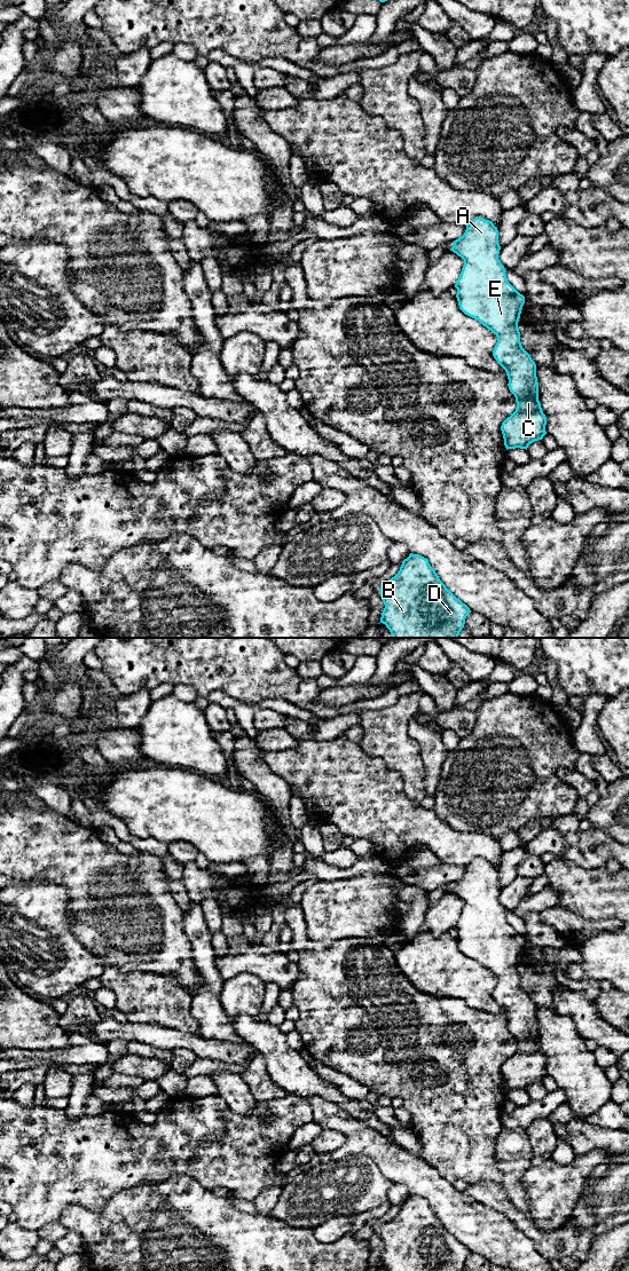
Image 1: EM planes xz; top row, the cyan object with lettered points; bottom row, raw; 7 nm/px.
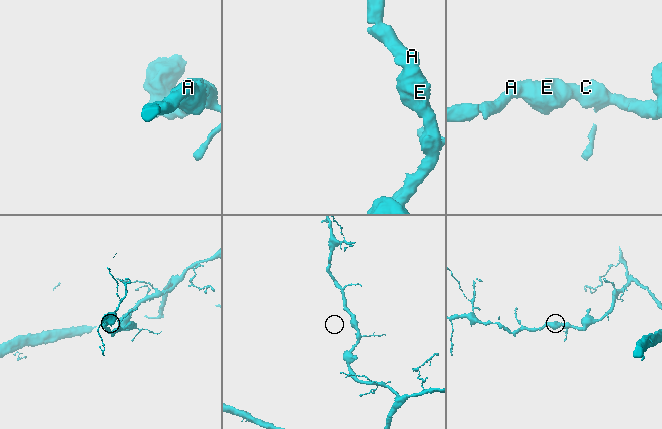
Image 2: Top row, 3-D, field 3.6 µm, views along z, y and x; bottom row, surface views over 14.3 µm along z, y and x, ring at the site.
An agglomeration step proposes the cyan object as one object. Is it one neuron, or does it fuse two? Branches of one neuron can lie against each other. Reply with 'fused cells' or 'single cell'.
single cell

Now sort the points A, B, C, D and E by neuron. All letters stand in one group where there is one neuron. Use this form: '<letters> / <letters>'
A B C D E

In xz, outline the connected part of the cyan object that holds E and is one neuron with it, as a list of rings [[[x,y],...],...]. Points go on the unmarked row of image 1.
[[[475,859],[465,867],[464,876],[454,882],[454,887],[450,890],[464,901],[464,907],[455,925],[457,930],[456,939],[459,950],[465,956],[479,962],[497,978],[493,997],[505,1011],[509,1031],[517,1043],[516,1052],[501,1067],[504,1087],[506,1091],[516,1089],[527,1091],[530,1084],[542,1081],[547,1075],[547,1058],[538,1042],[536,1005],[520,984],[518,963],[525,938],[508,923],[505,909],[498,901],[501,887],[498,885],[498,871],[494,865],[489,861]]]

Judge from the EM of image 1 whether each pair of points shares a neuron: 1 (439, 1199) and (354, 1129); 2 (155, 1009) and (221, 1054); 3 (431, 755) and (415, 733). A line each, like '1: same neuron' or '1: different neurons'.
1: same neuron
2: different neurons
3: same neuron

